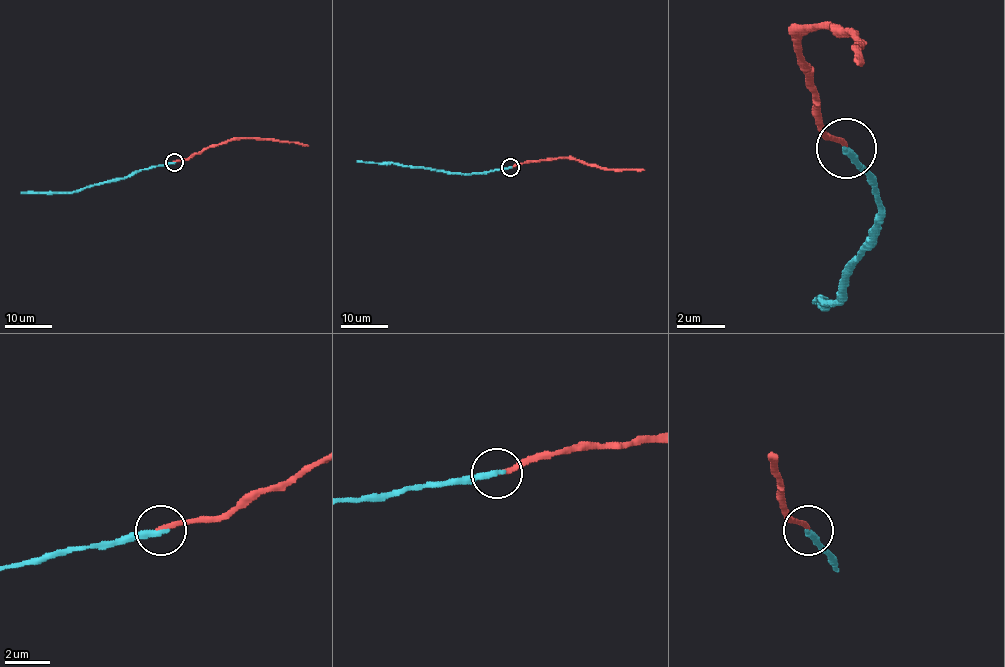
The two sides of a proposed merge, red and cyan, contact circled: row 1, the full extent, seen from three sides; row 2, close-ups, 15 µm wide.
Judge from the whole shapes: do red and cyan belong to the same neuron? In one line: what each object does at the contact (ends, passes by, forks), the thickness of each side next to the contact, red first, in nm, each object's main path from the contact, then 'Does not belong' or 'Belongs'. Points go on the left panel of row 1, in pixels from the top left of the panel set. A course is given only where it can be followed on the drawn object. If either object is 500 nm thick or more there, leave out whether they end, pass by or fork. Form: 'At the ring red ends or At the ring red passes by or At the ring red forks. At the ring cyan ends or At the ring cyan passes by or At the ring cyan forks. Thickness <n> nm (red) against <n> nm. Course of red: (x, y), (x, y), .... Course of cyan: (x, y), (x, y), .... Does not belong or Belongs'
At the ring red ends. At the ring cyan ends. Thickness 220 nm (red) against 280 nm. Course of red: (174, 162), (232, 140), (265, 138), (308, 146). Course of cyan: (174, 162), (135, 171), (126, 176), (72, 192), (21, 193). Belongs

